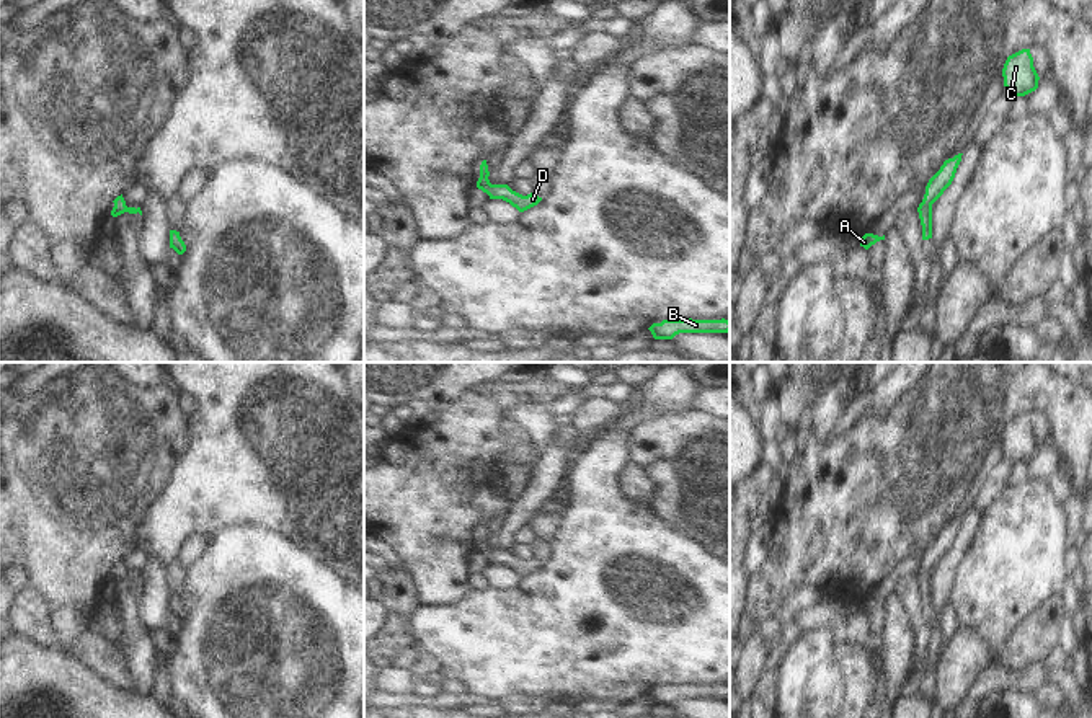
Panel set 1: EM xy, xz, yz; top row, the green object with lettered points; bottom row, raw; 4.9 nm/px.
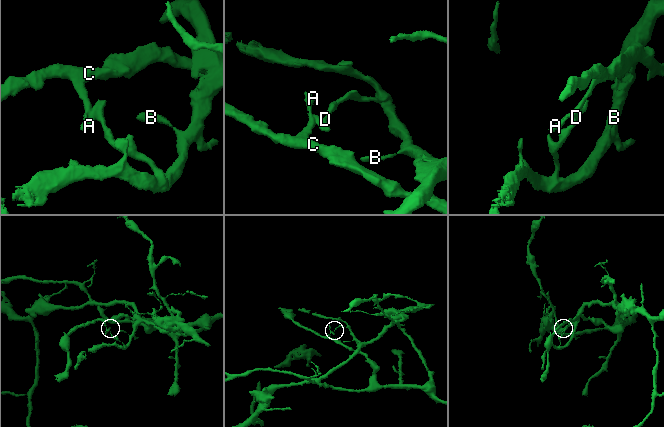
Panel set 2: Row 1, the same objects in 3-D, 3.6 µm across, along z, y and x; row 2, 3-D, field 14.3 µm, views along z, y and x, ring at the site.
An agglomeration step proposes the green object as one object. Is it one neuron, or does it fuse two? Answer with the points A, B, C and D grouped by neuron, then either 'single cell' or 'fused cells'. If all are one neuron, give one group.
A C / B D; fused cells

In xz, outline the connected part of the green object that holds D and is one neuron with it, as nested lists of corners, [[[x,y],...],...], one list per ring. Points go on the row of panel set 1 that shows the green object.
[[[493,184],[488,196],[490,199],[503,199],[509,202],[519,212],[524,212],[542,201],[542,197],[539,197],[535,193],[522,196],[513,191],[508,184]]]

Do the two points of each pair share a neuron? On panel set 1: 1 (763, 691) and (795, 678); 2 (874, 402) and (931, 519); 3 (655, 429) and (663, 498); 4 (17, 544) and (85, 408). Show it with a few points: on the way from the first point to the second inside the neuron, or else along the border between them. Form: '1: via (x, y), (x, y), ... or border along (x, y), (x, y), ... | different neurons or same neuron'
1: border along (772, 669), (779, 700) | different neurons
2: border along (911, 390), (885, 413), (867, 412) | different neurons
3: via (661, 446), (663, 482) | same neuron
4: via (54, 521), (85, 490), (85, 446) | same neuron

